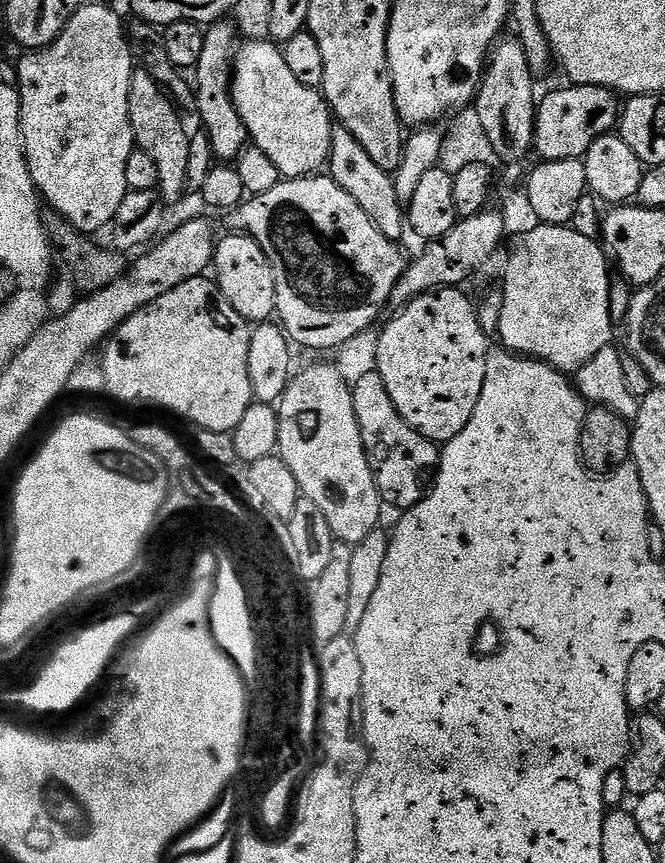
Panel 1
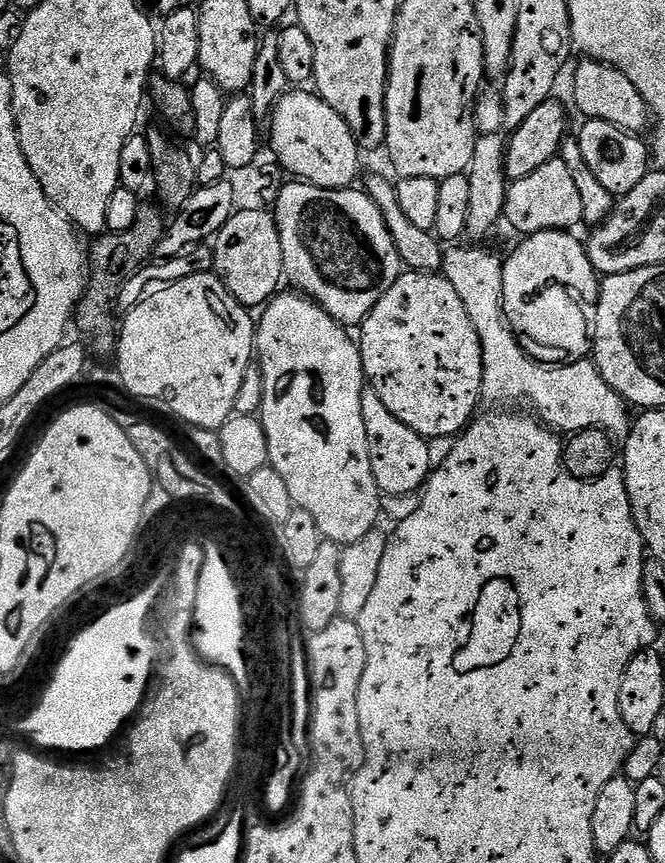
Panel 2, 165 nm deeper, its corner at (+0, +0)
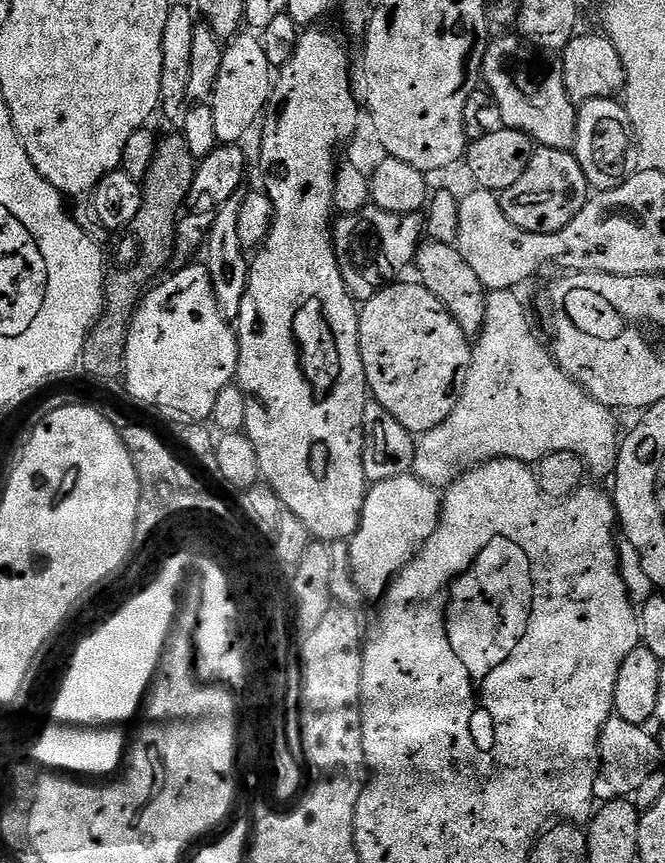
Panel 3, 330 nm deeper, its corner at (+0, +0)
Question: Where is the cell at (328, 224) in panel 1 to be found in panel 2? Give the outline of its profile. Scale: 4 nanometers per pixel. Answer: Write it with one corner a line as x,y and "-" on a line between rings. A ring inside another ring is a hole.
288,182
276,196
274,215
278,226
278,238
282,244
282,262
284,263
284,280
297,293
322,306
326,314
345,326
359,326
374,310
374,306
394,286
394,282
402,275
402,265
398,246
394,246
394,238
390,238
390,230
386,230
386,222
382,212
368,196
367,191
359,187
319,188
303,182

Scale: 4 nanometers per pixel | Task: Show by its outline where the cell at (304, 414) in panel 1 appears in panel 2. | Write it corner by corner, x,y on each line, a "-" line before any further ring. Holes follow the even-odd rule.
292,290
286,292
277,294
268,301
263,311
259,313
261,316
258,316
258,323
256,324
254,360
260,366
262,382
264,383
262,406
258,413
258,419
260,425
266,430
268,462
274,470
278,470
278,474
282,474
282,482
286,482
286,487
290,489
293,505
304,508
306,514
310,514
310,518
314,518
314,522
318,522
318,530
323,539
333,540
335,544
341,546
353,544
358,542
358,538
362,538
367,532
373,531
377,527
376,519
381,519
382,516
380,510
382,493
379,486
374,482
374,470
370,470
370,450
366,446
366,422
362,422
362,394
366,387
366,377
360,357
360,346
353,337
352,340
348,337
349,329
345,325
339,324
330,314
326,314
326,310
322,310
322,306
315,300
310,300
307,296
297,294

